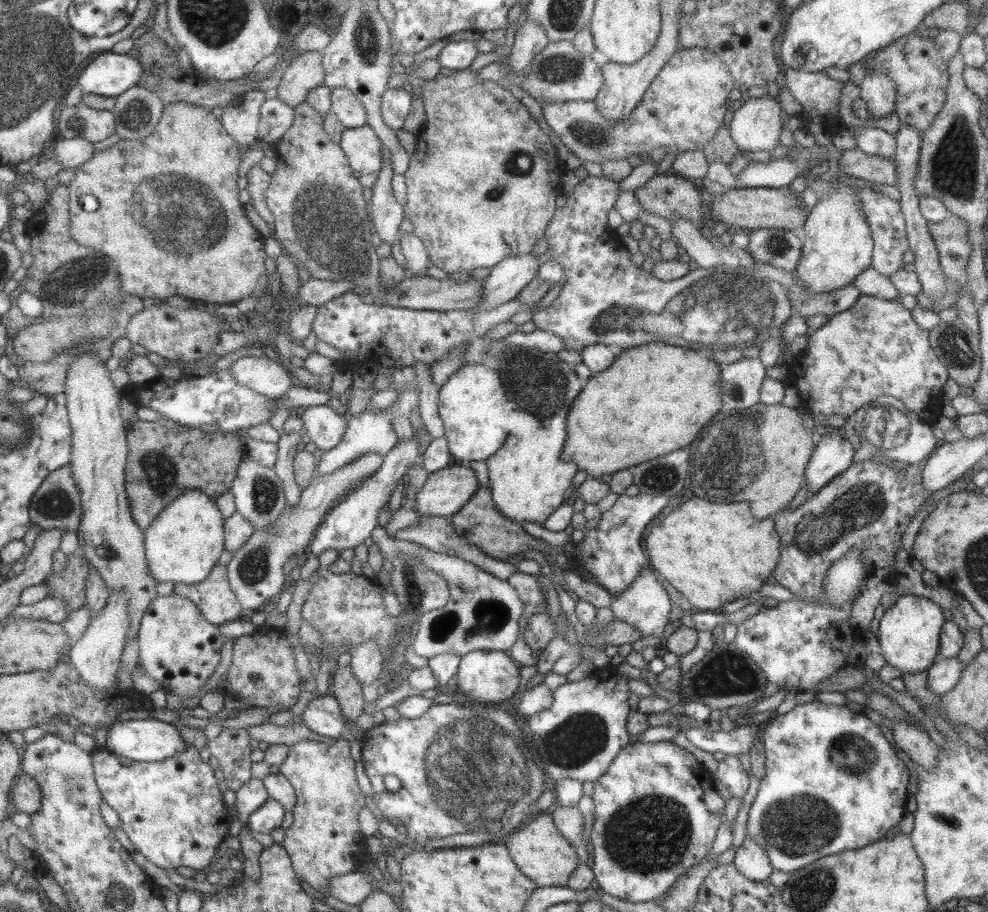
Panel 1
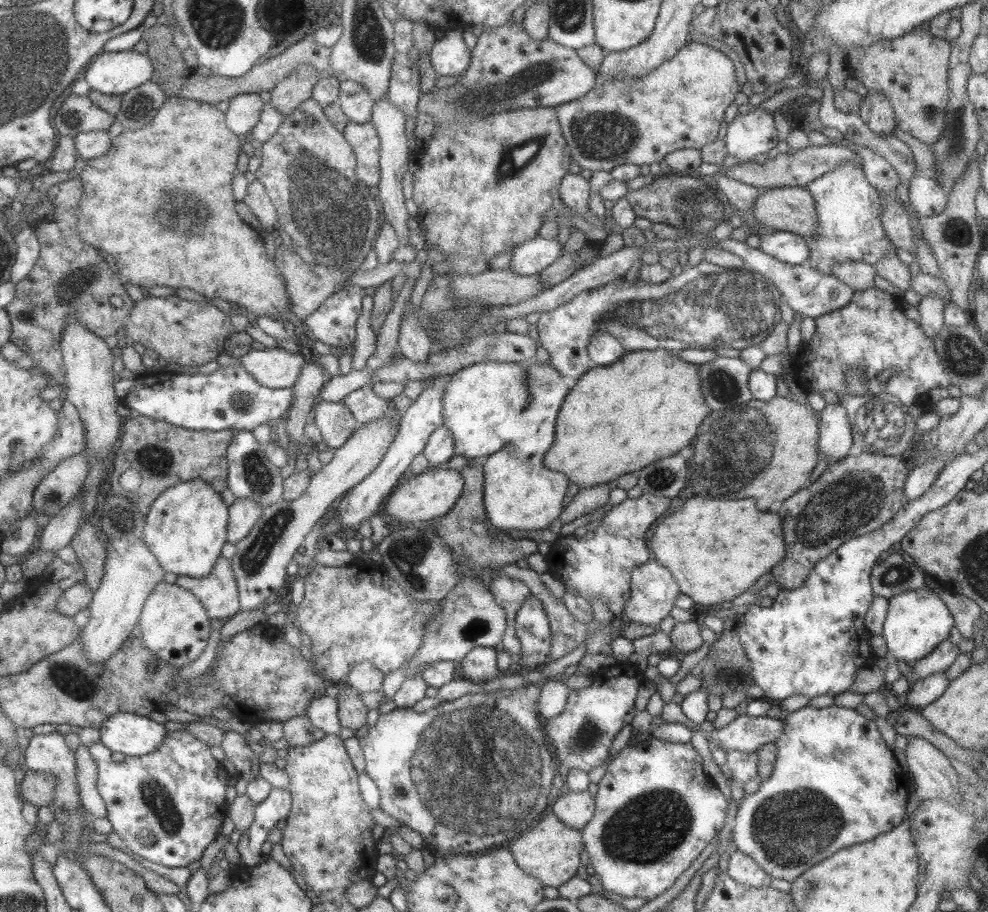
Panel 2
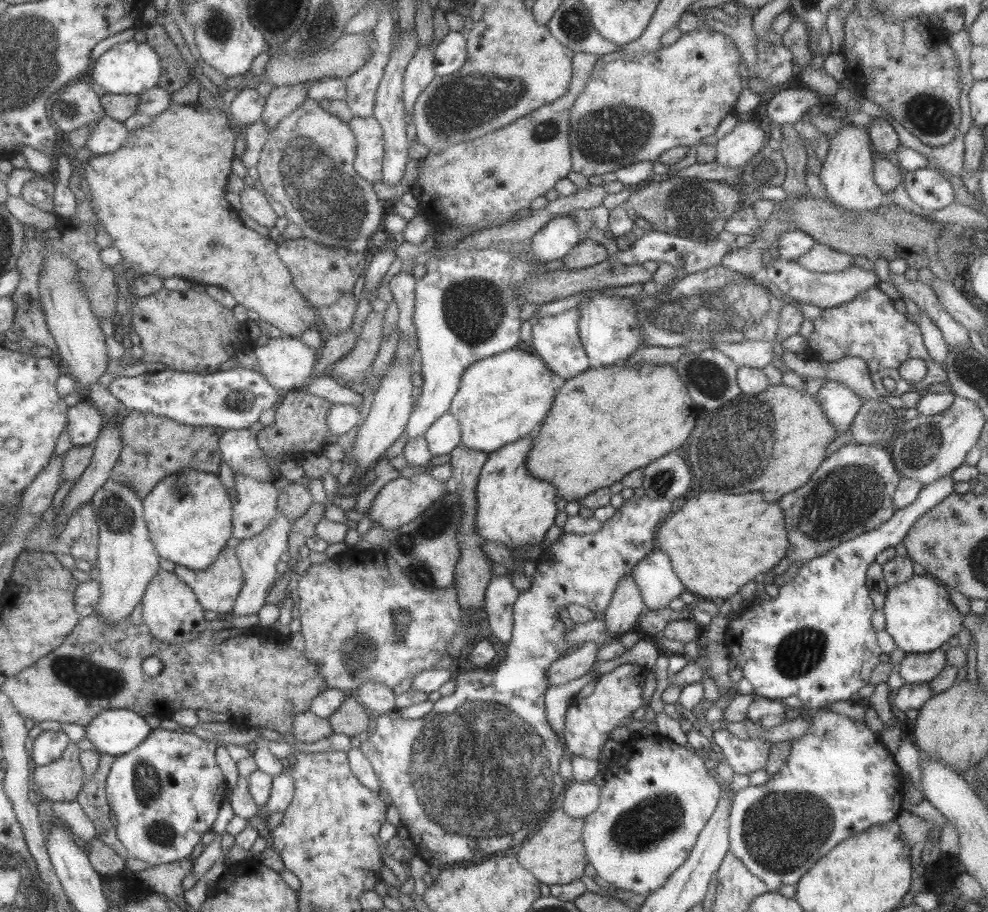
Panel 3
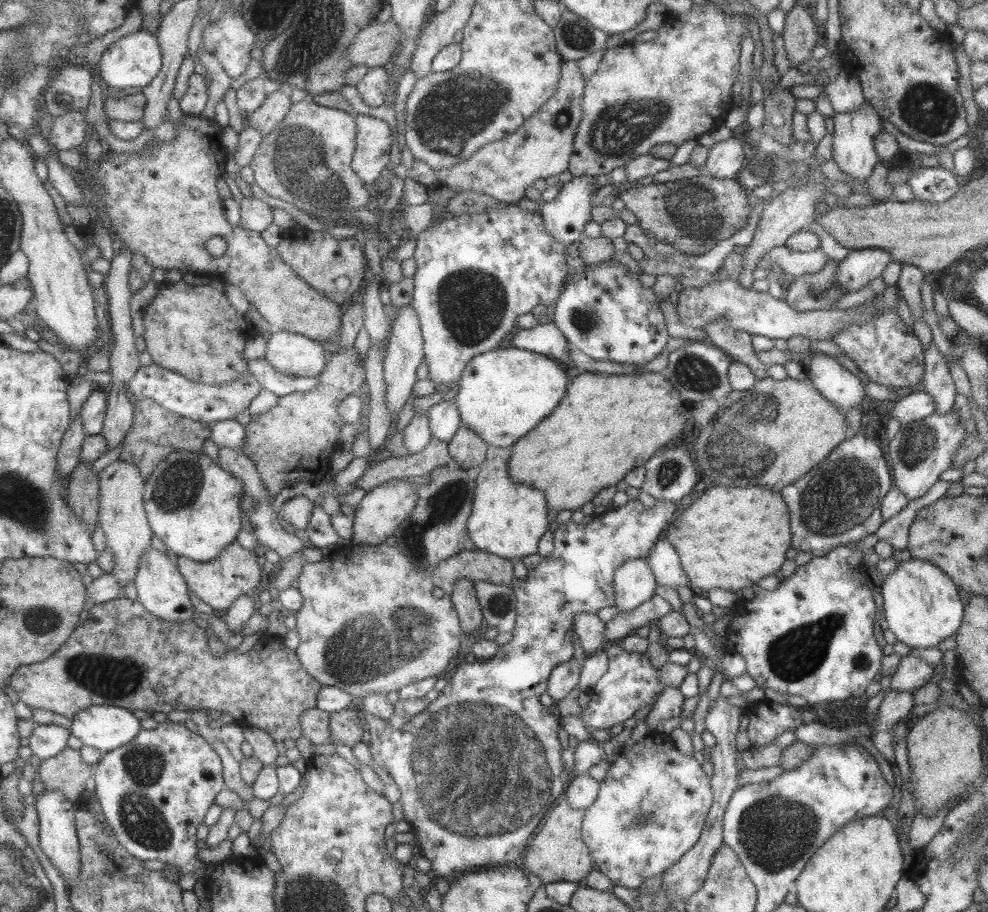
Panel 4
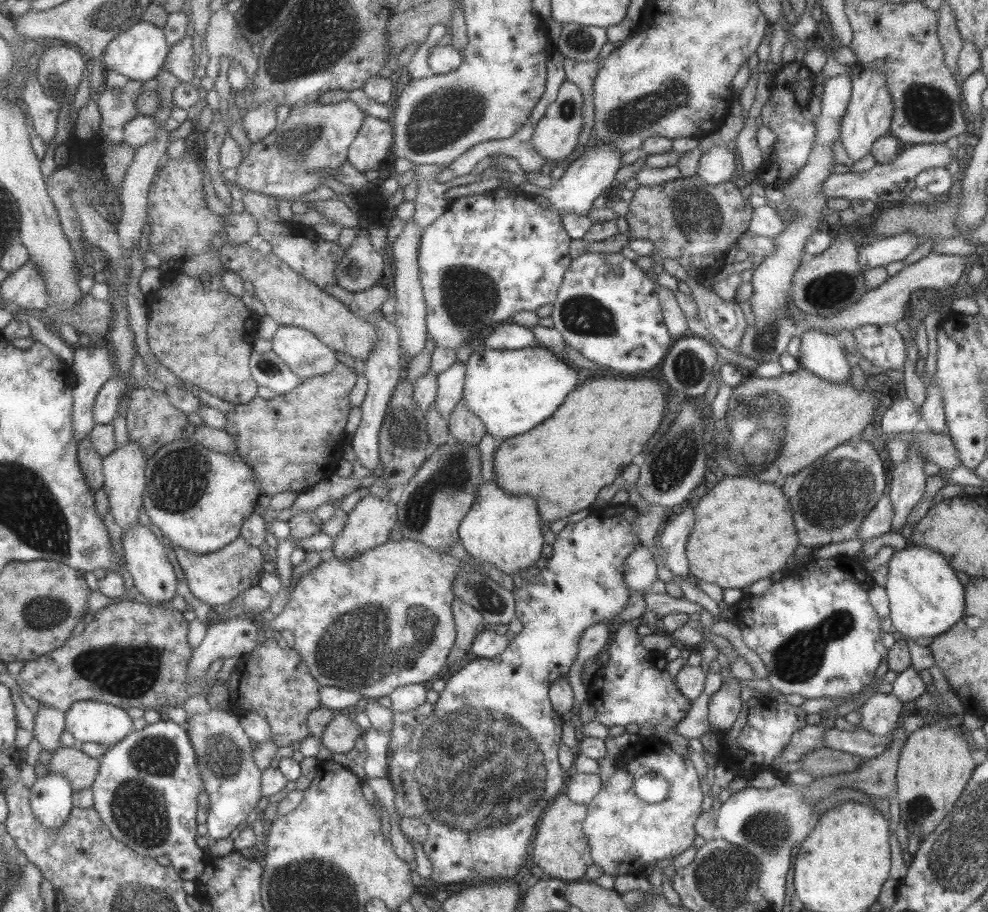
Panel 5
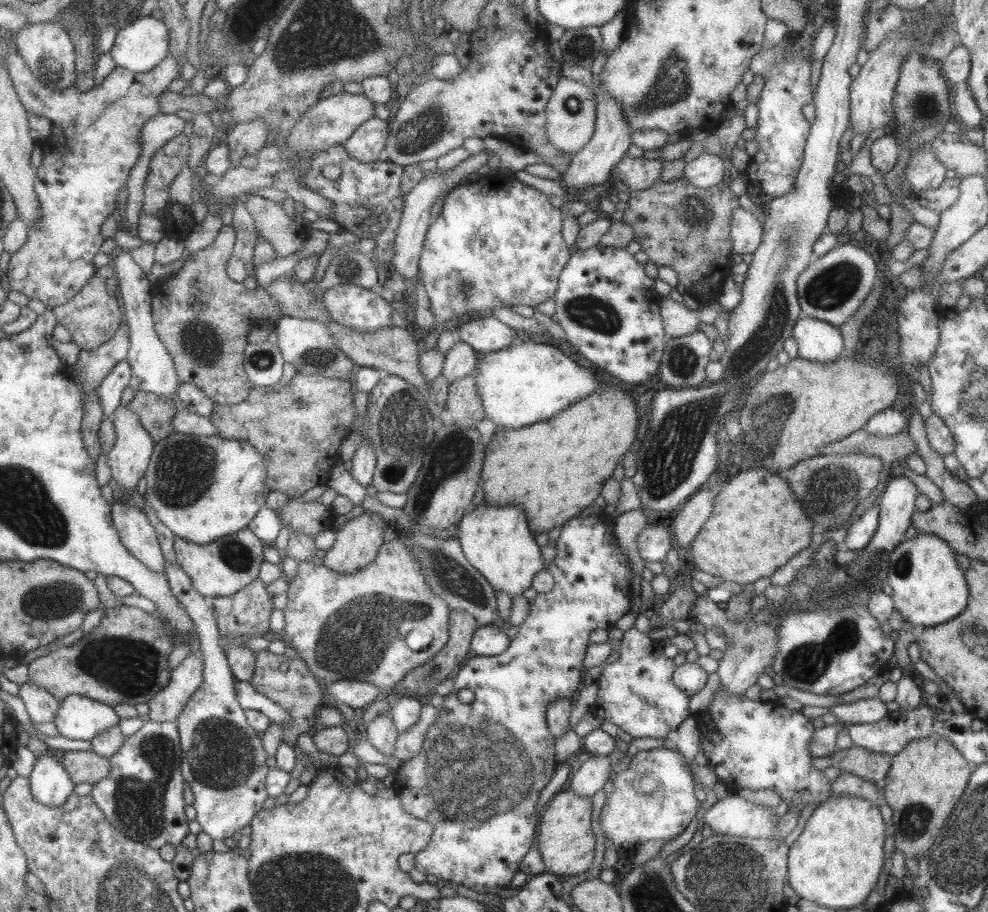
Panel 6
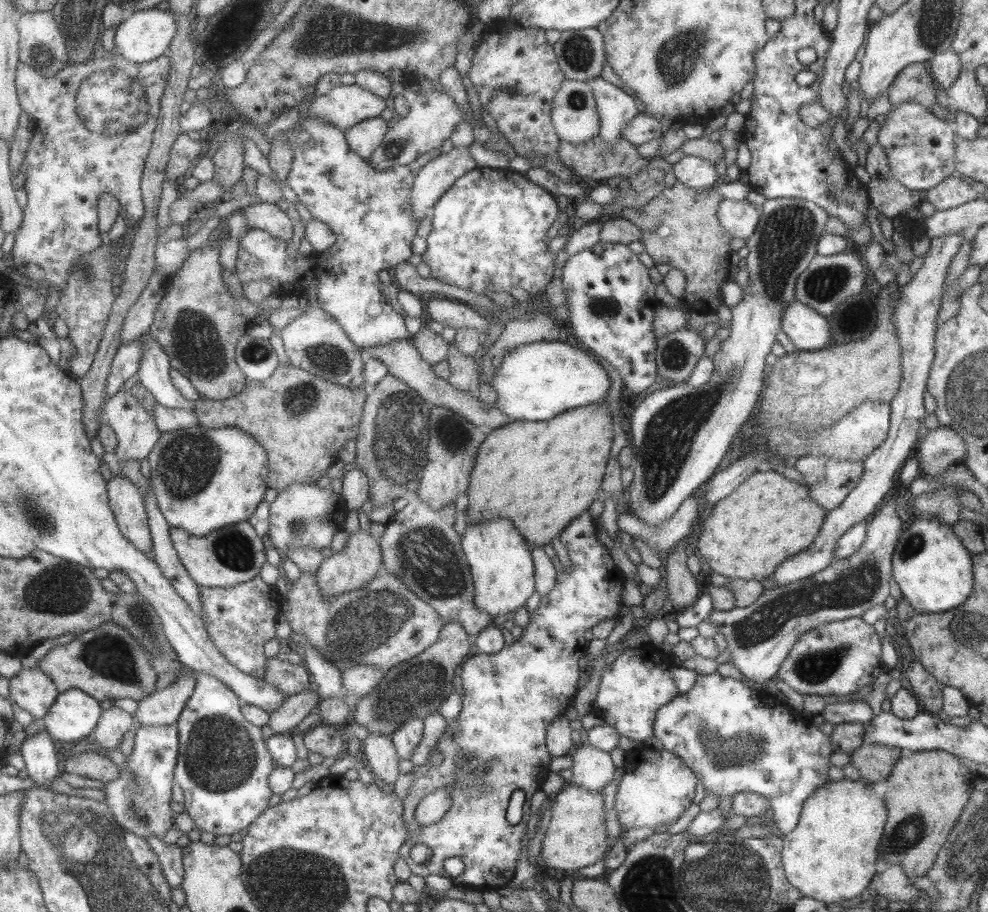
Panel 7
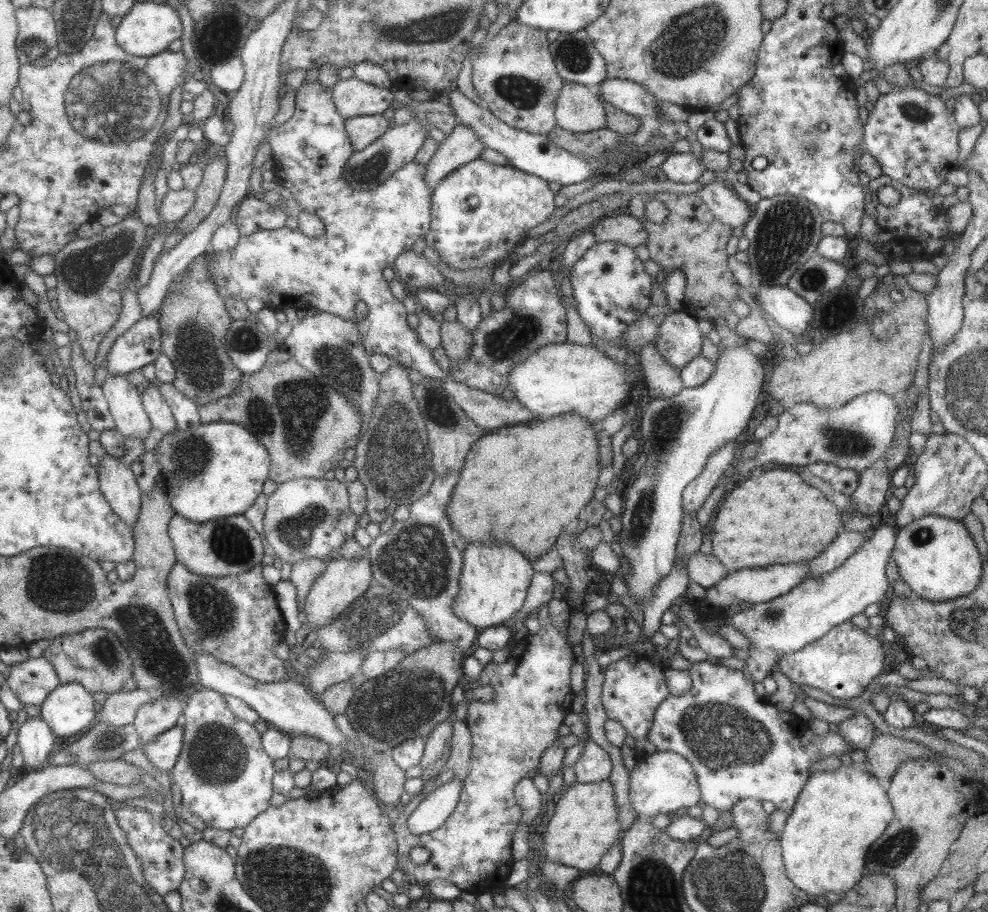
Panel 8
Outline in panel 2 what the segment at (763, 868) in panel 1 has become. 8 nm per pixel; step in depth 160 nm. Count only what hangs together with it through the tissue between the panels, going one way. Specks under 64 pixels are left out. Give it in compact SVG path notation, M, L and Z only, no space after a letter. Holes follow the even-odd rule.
M733 851L729 855L727 877L735 880L735 883L746 885L751 888L769 887L771 878L761 868L755 865L751 857L739 852Z

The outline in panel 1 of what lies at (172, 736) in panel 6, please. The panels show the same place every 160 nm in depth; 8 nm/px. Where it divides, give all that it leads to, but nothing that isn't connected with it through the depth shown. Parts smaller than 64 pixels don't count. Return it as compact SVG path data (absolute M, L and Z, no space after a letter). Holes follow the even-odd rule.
M189 743L175 756L155 761L132 761L129 766L121 765L115 755L105 748L91 751L94 781L100 797L119 817L120 829L125 833L137 857L143 855L160 869L176 869L179 866L201 871L209 866L219 844L228 835L230 821L227 806L223 803L217 787L218 772L211 761L199 757L197 748Z

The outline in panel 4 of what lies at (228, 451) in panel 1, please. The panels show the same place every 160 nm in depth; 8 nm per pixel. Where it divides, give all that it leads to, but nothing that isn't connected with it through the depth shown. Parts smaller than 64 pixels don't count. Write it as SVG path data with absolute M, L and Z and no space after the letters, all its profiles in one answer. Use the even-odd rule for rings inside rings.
M151 398L131 399L130 402L134 408L132 426L127 430L122 440L119 459L137 467L144 482L148 479L153 467L161 460L165 460L165 456L169 456L171 452L179 450L203 452L201 448L203 448L205 438L210 438L211 424L175 416L153 402Z

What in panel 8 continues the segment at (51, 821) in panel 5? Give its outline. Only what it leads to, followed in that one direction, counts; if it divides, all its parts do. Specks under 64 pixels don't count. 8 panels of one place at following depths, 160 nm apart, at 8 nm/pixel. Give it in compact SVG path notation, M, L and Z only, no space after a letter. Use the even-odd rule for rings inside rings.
M40 716L27 717L17 728L16 744L20 748L22 762L31 769L40 769L47 764L47 756L51 754L53 742L55 742L55 735Z

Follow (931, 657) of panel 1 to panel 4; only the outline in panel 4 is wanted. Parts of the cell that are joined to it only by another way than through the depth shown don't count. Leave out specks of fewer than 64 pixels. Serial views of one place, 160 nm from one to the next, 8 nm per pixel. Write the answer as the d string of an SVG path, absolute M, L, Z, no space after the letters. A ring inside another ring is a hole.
M911 557L899 561L897 566L882 580L880 595L883 614L888 629L897 641L916 648L937 646L940 640L952 635L964 615L964 604L957 595L956 584L936 565Z

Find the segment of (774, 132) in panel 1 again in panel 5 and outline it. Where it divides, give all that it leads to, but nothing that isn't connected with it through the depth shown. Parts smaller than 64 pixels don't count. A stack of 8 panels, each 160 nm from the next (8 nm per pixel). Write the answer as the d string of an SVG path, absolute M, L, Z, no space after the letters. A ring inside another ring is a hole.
M711 147L697 161L697 178L707 185L729 181L734 176L735 157L725 147Z

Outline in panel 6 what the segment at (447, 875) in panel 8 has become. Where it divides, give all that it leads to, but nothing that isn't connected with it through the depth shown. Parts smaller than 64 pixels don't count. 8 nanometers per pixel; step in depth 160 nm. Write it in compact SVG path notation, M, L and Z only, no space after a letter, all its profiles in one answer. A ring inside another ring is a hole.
M604 514L587 516L587 518L572 517L562 525L560 535L555 540L556 557L551 564L547 565L547 570L554 578L551 590L537 593L535 599L528 601L527 617L519 625L519 631L515 638L510 640L508 647L499 656L475 655L468 662L465 662L464 666L461 666L461 670L458 670L452 679L454 683L452 691L444 697L442 707L438 709L437 720L431 723L431 726L427 729L421 750L417 753L417 756L412 756L403 761L398 771L396 771L392 787L399 797L403 810L419 820L428 822L433 829L428 843L421 850L413 853L413 858L415 858L414 868L418 872L425 875L431 874L439 879L450 880L451 883L462 885L472 891L495 894L500 889L509 887L511 878L518 872L523 856L529 850L529 847L535 844L537 824L540 817L539 812L535 812L534 806L540 790L547 785L558 765L554 753L555 740L546 727L547 707L558 698L573 698L576 695L581 687L579 680L581 680L581 668L584 667L582 661L585 649L591 643L589 640L591 631L613 628L615 621L630 610L633 598L629 583L631 567L627 557L620 551L620 546L615 545L611 539L613 525L614 520Z

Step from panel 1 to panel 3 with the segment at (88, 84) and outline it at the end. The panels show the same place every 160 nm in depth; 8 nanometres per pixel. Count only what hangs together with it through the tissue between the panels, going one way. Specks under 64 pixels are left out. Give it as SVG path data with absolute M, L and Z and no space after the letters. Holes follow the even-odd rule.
M127 40L111 46L96 59L91 70L91 80L111 94L139 95L158 83L161 63L155 50L146 42Z

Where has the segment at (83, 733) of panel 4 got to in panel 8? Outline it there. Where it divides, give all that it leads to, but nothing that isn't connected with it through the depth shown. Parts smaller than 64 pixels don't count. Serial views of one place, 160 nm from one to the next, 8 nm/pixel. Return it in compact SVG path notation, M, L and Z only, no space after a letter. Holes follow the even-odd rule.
M79 683L59 684L39 705L40 717L55 736L83 732L95 718L91 695Z

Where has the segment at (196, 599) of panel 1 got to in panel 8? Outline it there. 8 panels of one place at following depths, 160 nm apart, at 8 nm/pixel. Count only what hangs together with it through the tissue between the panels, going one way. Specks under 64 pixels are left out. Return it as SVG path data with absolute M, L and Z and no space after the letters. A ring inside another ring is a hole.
M174 515L167 526L167 534L174 548L176 561L189 572L199 576L222 577L239 574L261 564L261 557L267 551L263 538L251 527L251 524L242 516L225 516L207 522L189 522L179 515Z

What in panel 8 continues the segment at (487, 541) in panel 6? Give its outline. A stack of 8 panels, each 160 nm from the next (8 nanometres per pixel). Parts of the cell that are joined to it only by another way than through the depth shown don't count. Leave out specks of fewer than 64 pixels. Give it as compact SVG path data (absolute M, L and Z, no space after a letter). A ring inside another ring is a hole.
M469 544L463 549L459 590L450 604L451 612L475 628L487 628L491 625L509 624L513 614L521 608L526 597L534 570L530 560L519 554L509 544Z

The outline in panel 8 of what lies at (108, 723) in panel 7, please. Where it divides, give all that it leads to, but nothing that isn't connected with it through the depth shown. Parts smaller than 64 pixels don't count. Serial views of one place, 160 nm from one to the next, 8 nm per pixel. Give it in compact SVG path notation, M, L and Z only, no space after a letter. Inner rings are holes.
M156 688L110 692L98 712L99 721L113 726L132 724L139 705L157 700L162 695Z

